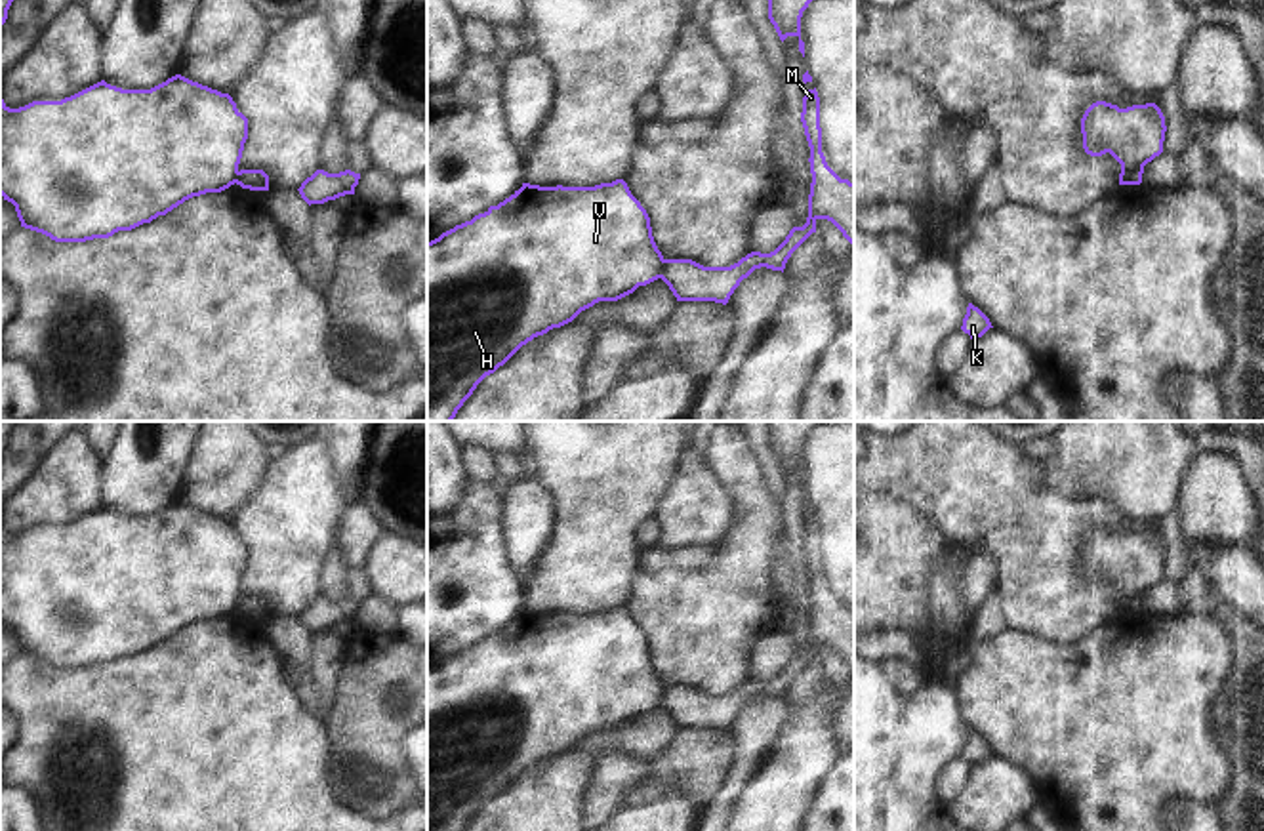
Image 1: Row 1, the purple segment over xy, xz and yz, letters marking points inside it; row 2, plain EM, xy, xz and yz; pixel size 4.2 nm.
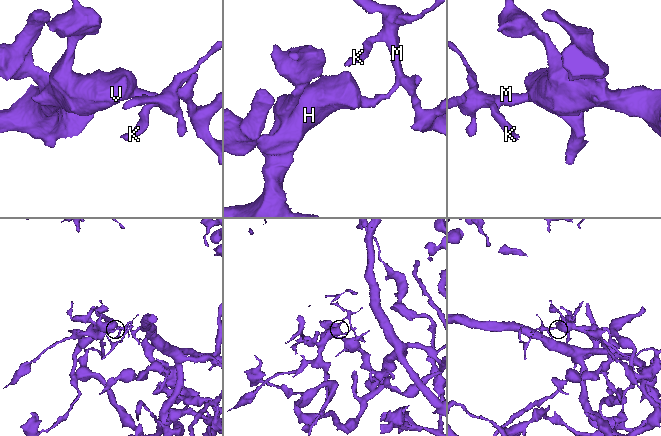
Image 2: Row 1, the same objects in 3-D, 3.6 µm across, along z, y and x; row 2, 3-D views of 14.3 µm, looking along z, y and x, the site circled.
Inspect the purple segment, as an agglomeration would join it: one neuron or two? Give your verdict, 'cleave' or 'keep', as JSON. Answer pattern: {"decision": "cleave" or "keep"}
{"decision": "cleave"}

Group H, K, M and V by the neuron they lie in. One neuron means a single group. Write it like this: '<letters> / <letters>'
H V / K M

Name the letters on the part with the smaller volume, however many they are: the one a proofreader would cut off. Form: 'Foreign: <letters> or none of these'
Foreign: K, M

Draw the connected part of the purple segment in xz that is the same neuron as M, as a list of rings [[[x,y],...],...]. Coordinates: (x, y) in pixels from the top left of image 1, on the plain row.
[[[816,515],[808,518],[805,517],[801,549],[810,574],[808,589],[812,600],[806,650],[803,654],[793,654],[785,667],[774,679],[751,679],[730,694],[703,694],[692,686],[663,686],[660,705],[669,713],[677,728],[715,728],[726,732],[740,709],[747,705],[755,696],[766,694],[784,699],[791,680],[812,659],[816,659],[818,646],[831,648],[854,675],[854,610],[850,610],[848,606],[841,606],[826,589],[826,583],[822,579],[820,524]]]

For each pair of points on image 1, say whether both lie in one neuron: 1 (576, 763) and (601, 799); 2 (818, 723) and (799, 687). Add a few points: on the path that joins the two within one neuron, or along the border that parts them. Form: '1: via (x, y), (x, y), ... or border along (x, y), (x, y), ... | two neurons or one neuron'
1: border along (599, 753), (582, 810) | two neurons
2: border along (822, 675), (816, 690), (792, 709) | two neurons

